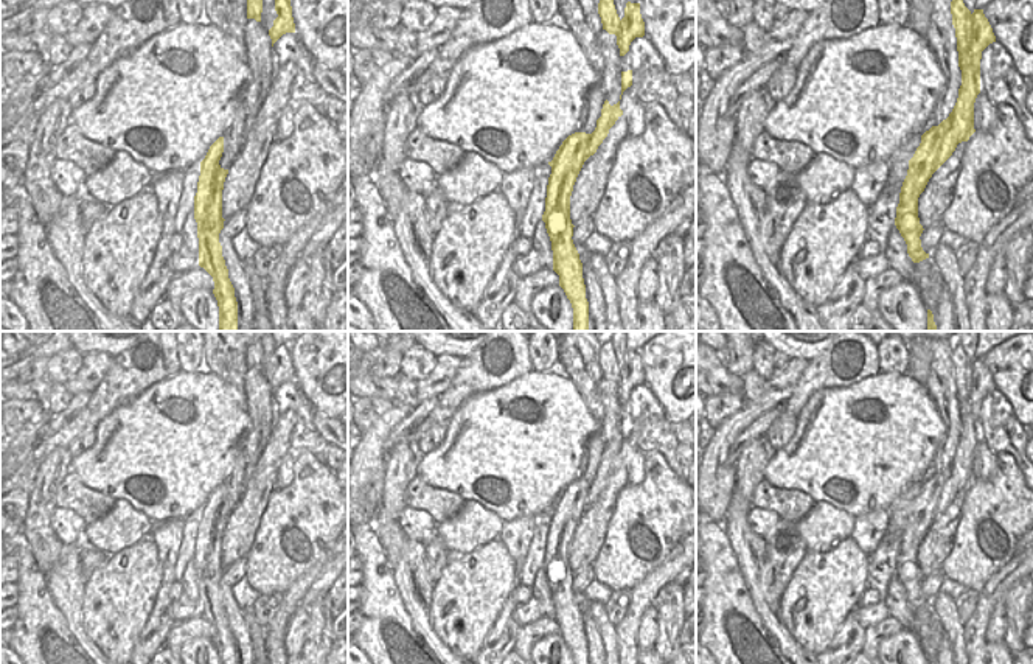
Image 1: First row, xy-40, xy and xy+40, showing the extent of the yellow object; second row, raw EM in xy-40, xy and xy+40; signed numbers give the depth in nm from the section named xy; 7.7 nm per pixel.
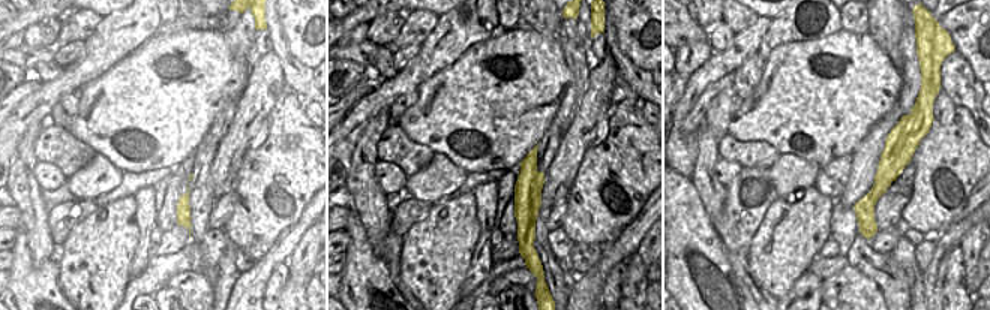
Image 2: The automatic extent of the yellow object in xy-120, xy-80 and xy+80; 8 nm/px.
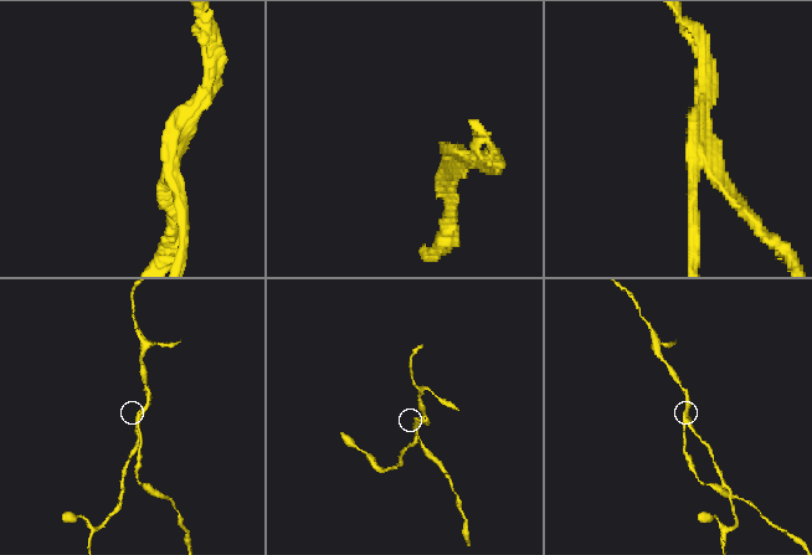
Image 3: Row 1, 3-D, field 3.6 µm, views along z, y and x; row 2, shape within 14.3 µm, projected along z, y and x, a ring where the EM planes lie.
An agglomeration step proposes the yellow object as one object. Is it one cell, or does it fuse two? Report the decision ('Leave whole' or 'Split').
Split

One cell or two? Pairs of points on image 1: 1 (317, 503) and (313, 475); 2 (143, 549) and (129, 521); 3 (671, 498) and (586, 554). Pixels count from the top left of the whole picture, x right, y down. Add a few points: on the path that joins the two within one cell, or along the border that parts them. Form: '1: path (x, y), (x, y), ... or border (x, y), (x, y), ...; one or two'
1: path (314, 496), (314, 481); one
2: border (149, 535), (107, 555); two
3: border (614, 509), (605, 541), (591, 565); two

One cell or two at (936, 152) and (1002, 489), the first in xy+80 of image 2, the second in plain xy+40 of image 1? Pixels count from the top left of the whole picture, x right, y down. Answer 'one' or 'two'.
one

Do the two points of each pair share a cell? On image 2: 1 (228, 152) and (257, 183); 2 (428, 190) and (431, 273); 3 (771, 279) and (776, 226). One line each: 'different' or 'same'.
1: different
2: different
3: same

